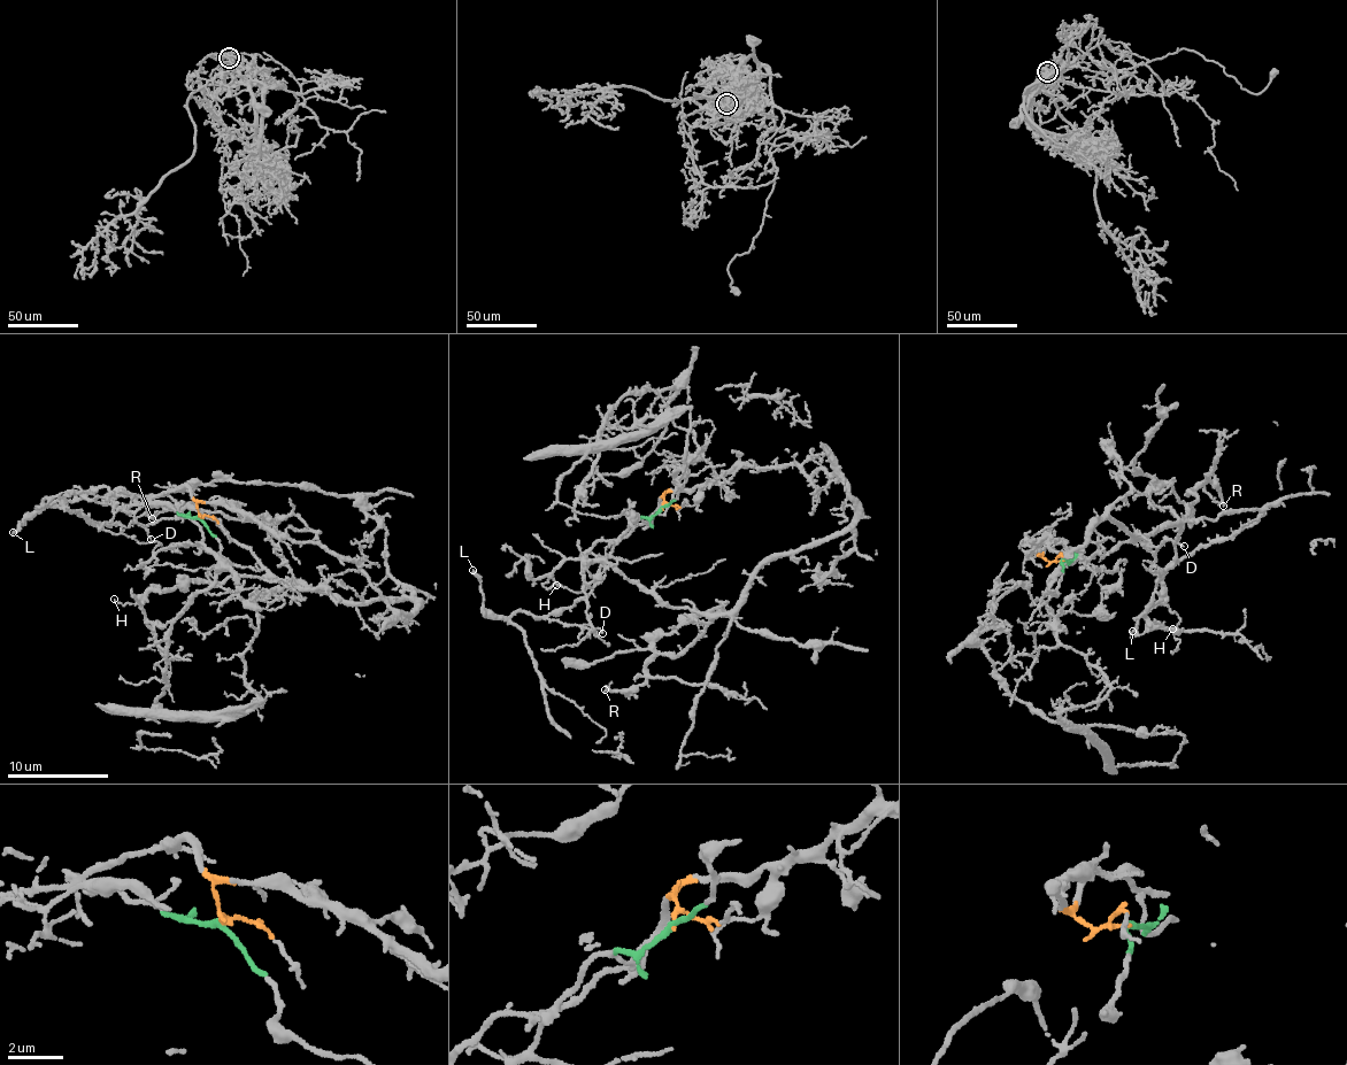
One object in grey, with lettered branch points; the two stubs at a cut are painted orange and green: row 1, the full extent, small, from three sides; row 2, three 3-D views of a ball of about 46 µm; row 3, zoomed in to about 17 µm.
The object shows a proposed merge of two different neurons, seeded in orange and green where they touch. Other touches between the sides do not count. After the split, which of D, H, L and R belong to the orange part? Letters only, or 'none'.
H, R

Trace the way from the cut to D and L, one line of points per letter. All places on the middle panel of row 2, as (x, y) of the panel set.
D: (662, 507), (632, 519), (585, 596), (549, 619), (602, 633)
L: (662, 507), (632, 519), (585, 596), (570, 609), (537, 618), (521, 610), (500, 617), (483, 604), (474, 569)

